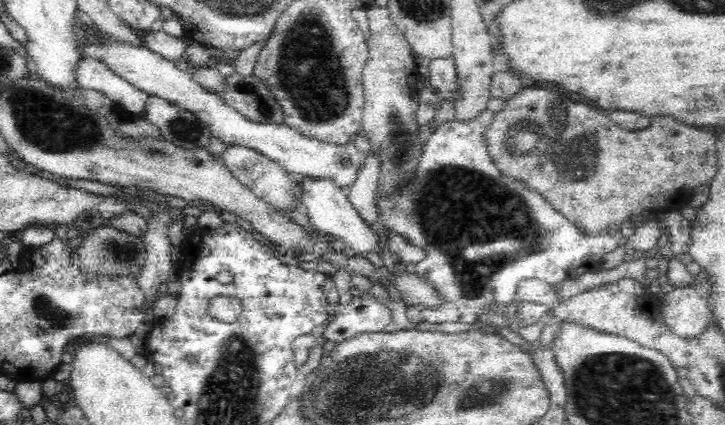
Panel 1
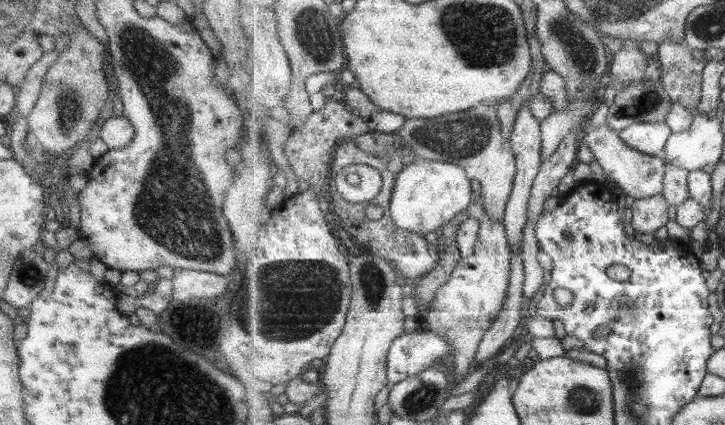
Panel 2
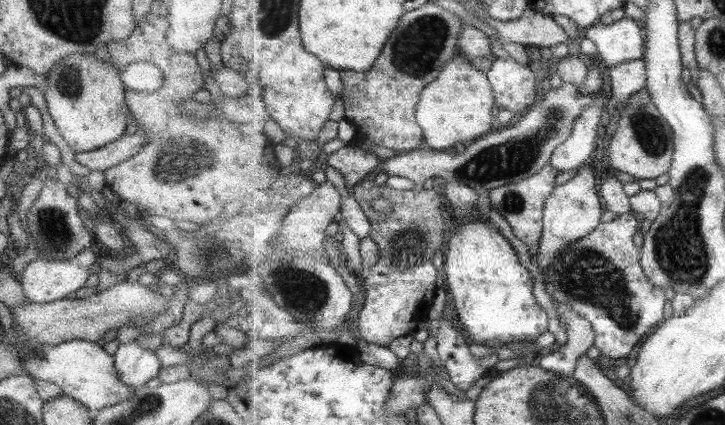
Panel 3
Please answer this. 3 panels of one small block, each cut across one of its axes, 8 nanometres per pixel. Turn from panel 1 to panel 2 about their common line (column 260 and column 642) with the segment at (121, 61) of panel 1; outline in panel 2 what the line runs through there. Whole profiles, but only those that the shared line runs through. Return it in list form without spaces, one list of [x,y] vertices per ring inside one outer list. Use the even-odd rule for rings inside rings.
[[[636,122],[627,126],[625,130],[619,131],[619,135],[625,140],[626,146],[655,157],[663,155],[672,134],[673,130],[667,122]]]

